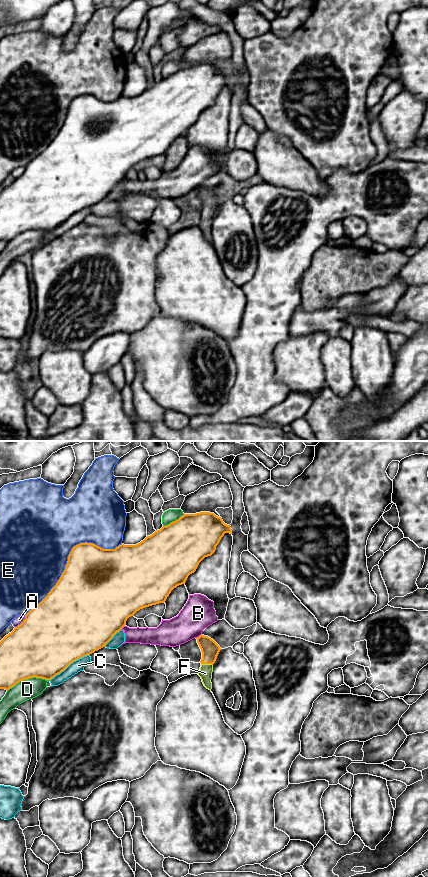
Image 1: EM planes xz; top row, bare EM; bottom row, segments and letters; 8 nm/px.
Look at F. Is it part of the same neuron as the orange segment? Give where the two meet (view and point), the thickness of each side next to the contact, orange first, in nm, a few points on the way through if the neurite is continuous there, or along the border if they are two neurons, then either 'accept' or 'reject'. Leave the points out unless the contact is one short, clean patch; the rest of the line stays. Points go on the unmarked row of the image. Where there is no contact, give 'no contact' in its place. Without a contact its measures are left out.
contact xz (207, 215); calibres 150 and 100 nm; way xz (210, 201), (207, 215), (205, 225); accept

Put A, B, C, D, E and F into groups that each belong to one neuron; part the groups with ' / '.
A / B / C / D / E / F

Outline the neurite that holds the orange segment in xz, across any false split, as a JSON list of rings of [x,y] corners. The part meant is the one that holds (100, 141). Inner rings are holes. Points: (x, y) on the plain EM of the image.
[[[200,64],[196,66],[184,66],[178,72],[167,78],[163,78],[160,82],[155,83],[152,87],[147,88],[143,93],[136,97],[121,96],[115,101],[103,101],[93,95],[85,94],[74,98],[68,108],[65,122],[56,137],[39,156],[29,162],[25,167],[24,173],[0,193],[0,241],[9,242],[20,233],[33,229],[51,232],[64,223],[74,213],[105,199],[113,188],[126,177],[126,173],[129,169],[134,168],[134,166],[140,161],[164,155],[174,140],[185,136],[188,128],[196,123],[199,115],[205,109],[211,108],[215,104],[216,98],[219,96],[225,85],[232,86],[232,81],[230,77],[223,74],[221,69],[210,64]]]

